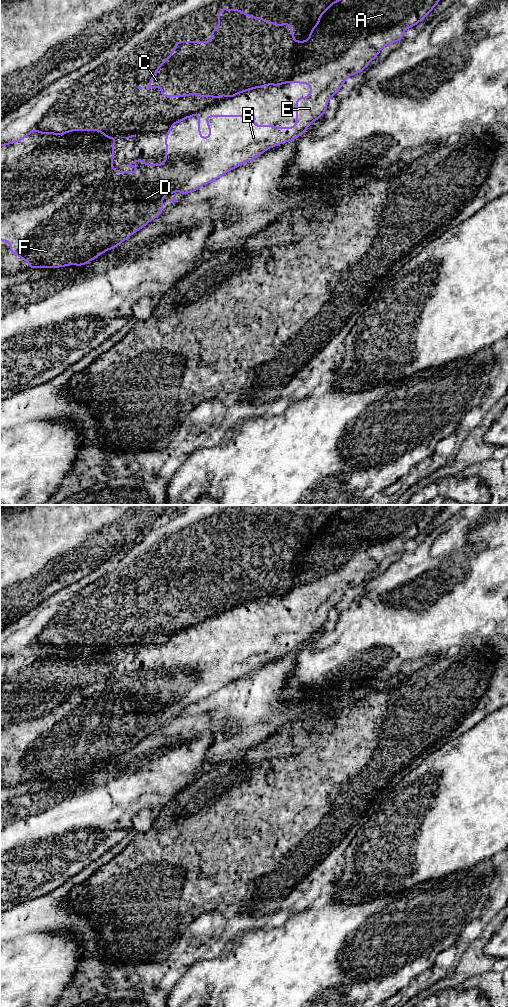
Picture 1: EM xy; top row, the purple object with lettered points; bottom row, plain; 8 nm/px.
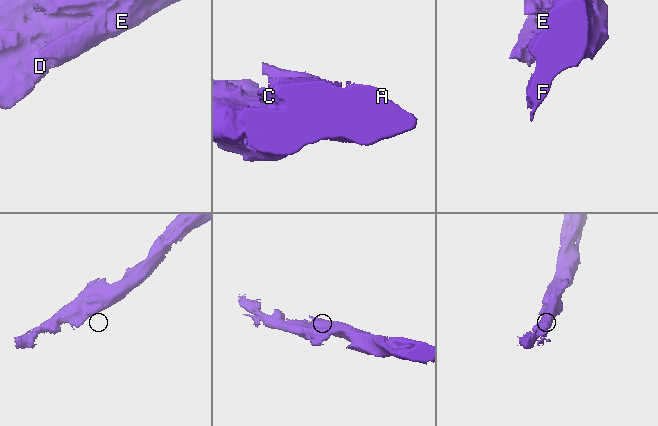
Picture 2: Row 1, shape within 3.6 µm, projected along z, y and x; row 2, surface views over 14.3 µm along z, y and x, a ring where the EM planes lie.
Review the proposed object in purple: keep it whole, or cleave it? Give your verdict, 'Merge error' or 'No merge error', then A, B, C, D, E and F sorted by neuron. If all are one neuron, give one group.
No merge error. Groups: A B C D E F

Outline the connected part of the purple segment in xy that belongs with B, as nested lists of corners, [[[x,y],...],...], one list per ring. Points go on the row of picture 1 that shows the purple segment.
[[[336,0],[319,14],[316,25],[310,30],[309,38],[305,41],[296,41],[289,22],[283,22],[280,26],[273,21],[265,21],[263,17],[253,17],[244,13],[240,9],[219,8],[218,10],[218,27],[210,31],[210,41],[177,41],[172,53],[156,68],[156,73],[150,77],[150,83],[146,89],[162,88],[159,94],[161,97],[186,97],[189,95],[197,95],[199,97],[213,97],[220,100],[221,95],[225,95],[227,99],[237,96],[255,88],[262,88],[267,85],[279,86],[285,83],[299,83],[310,85],[310,94],[307,97],[296,98],[296,125],[294,127],[276,127],[274,125],[252,125],[251,123],[258,120],[256,115],[207,115],[206,123],[209,128],[210,136],[203,138],[200,134],[200,113],[183,117],[175,121],[167,131],[165,137],[166,152],[165,163],[161,164],[145,164],[143,158],[139,158],[127,166],[134,168],[142,168],[141,172],[125,172],[116,171],[112,166],[114,160],[114,144],[118,140],[116,137],[108,137],[101,129],[69,129],[63,133],[40,132],[36,128],[32,129],[24,137],[19,140],[11,141],[6,144],[0,144],[0,240],[7,241],[10,244],[10,252],[17,255],[21,259],[28,262],[29,269],[34,268],[59,268],[68,265],[82,266],[99,257],[104,252],[119,246],[127,240],[131,235],[141,230],[149,222],[157,218],[163,213],[163,198],[167,194],[177,191],[186,195],[198,189],[201,189],[204,183],[210,184],[220,178],[227,172],[234,170],[246,162],[250,162],[259,155],[266,152],[268,148],[276,147],[282,143],[293,141],[300,137],[310,126],[313,121],[319,120],[325,114],[328,101],[331,97],[336,96],[338,90],[344,85],[349,76],[356,75],[365,71],[366,66],[374,60],[381,49],[391,43],[401,42],[404,31],[408,28],[416,26],[421,22],[439,3],[440,0]]]

